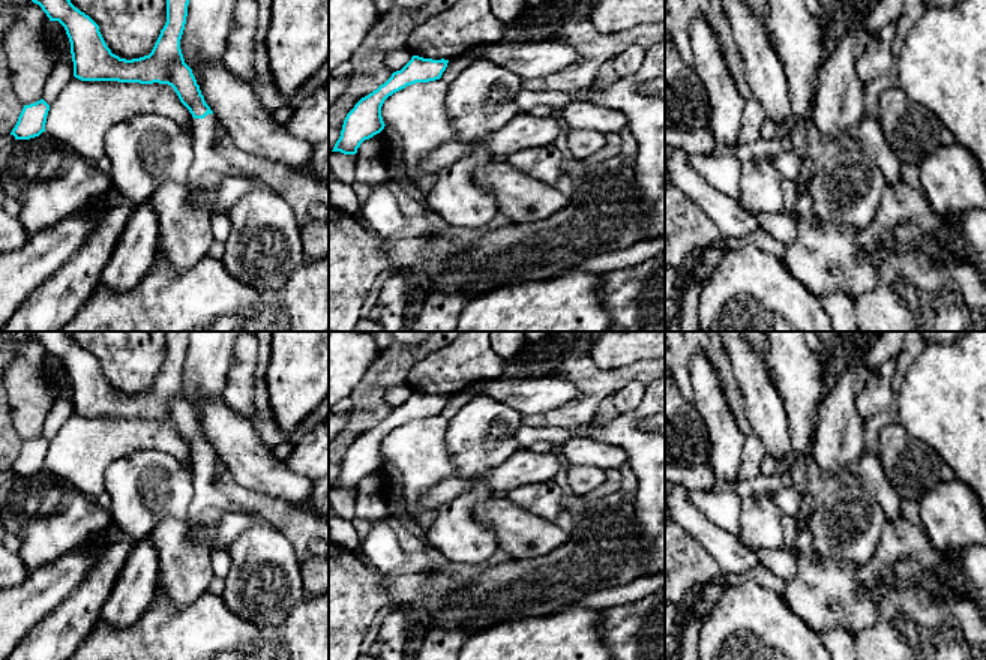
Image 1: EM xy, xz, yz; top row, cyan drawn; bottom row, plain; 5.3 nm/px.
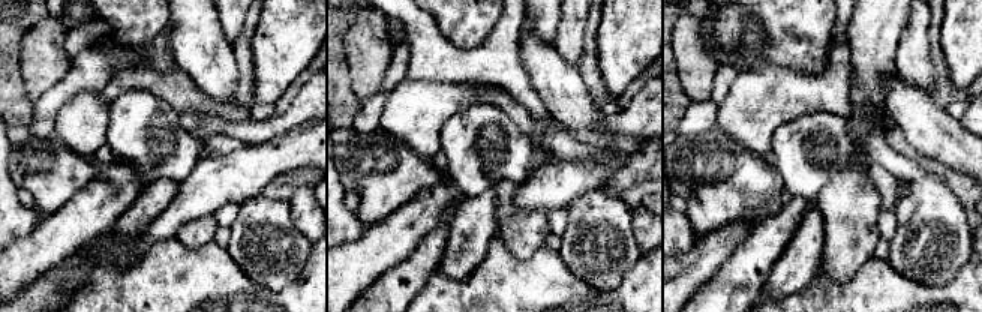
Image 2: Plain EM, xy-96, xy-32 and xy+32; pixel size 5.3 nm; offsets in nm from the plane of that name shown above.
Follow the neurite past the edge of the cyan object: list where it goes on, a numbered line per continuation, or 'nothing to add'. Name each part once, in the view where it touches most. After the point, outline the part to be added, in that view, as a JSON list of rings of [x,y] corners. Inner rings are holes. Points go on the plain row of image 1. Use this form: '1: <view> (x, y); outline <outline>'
1: xy (207, 494); outline [[[207,450],[204,454],[194,454],[194,510],[203,507],[213,507],[219,512],[243,512],[246,508],[230,500],[224,490],[221,490],[213,477],[216,471],[221,471],[222,465],[215,450]]]

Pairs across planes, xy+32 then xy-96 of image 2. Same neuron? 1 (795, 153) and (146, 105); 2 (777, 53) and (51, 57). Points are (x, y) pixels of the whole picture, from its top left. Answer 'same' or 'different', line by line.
1: same
2: different

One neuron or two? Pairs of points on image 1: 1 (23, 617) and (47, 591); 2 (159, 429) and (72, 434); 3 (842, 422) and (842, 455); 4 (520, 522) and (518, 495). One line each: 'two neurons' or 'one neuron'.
1: one neuron
2: one neuron
3: one neuron
4: two neurons

